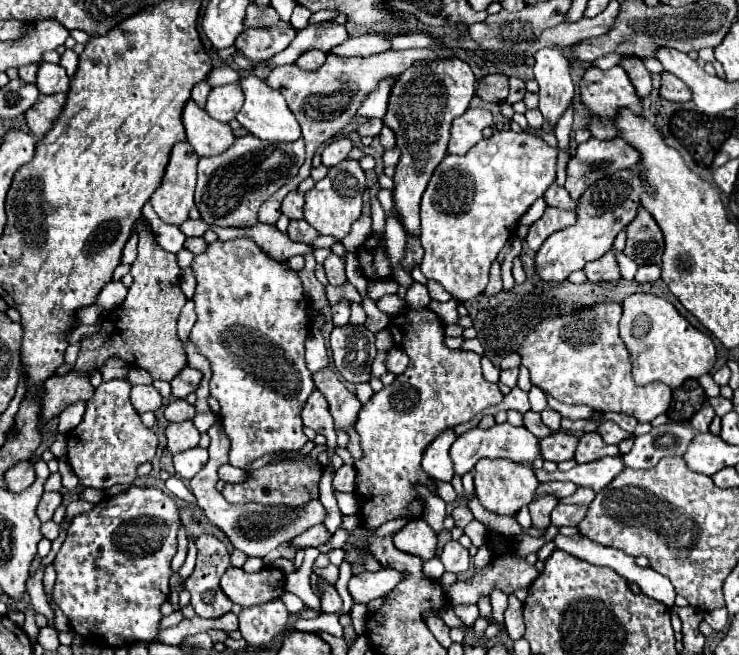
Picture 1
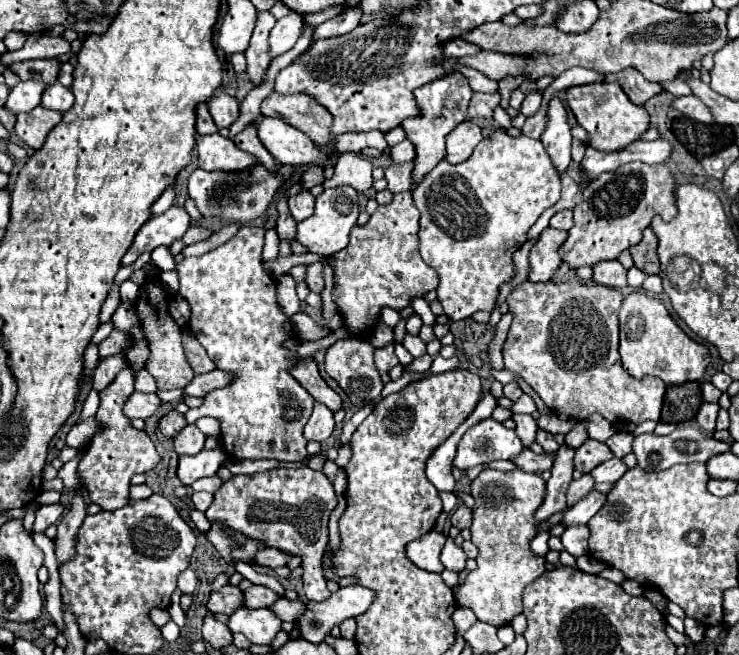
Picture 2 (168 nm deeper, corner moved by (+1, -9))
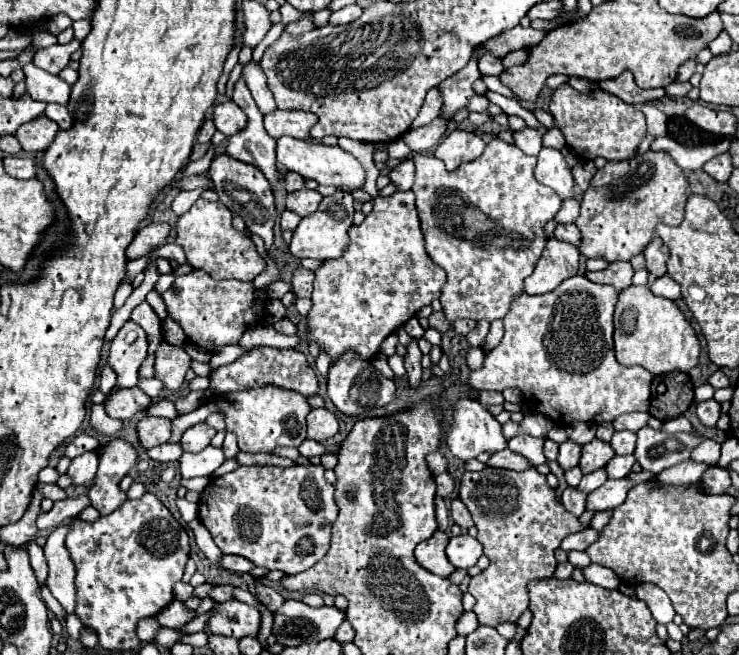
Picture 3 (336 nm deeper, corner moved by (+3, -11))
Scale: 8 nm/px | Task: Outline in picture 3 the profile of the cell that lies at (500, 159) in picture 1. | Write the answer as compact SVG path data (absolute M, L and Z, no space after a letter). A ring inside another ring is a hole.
M494 137L492 143L486 145L482 157L448 173L440 159L428 153L412 153L402 139L392 141L386 151L390 157L414 159L416 181L412 191L416 193L416 209L420 215L422 233L426 237L426 251L434 263L446 271L446 285L442 287L440 295L446 319L450 323L456 319L502 319L508 313L510 303L522 293L524 279L532 275L548 243L544 225L560 211L558 195L534 179L536 157L530 157L516 145L508 145Z

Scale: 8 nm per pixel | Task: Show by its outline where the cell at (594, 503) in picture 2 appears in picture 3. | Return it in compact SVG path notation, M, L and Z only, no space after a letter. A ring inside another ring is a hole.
M616 479L616 481L606 481L602 487L596 491L588 493L588 509L590 511L604 511L604 509L614 509L626 501L626 495L634 487L630 479Z

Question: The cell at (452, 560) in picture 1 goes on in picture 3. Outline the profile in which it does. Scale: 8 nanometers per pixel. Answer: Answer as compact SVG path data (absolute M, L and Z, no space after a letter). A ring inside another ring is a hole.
M458 535L458 537L450 539L450 543L446 547L446 555L454 567L470 569L472 565L476 565L478 557L482 555L482 545L476 537Z

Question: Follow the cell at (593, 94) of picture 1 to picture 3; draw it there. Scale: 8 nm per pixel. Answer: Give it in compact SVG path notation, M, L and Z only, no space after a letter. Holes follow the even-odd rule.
M562 85L552 93L548 109L566 137L566 145L574 149L580 159L604 157L606 161L624 161L636 153L640 141L646 137L644 113L602 89L580 93L570 85Z

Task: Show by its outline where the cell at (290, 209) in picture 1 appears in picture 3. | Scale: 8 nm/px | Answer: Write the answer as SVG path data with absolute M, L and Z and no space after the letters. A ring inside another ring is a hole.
M302 189L302 191L294 191L294 193L288 193L288 199L286 199L286 207L294 213L298 213L300 217L306 217L310 213L314 213L314 209L318 209L322 201L322 195L318 191L312 191L312 189Z

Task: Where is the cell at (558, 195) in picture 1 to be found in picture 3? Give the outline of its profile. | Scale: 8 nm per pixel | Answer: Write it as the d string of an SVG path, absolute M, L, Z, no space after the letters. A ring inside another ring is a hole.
M558 225L556 231L554 231L554 237L558 241L566 241L574 247L578 247L578 243L580 243L580 233L578 233L576 225Z

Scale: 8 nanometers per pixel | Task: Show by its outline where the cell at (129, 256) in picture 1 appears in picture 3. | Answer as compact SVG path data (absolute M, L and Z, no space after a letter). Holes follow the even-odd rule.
M150 223L138 229L138 235L134 235L134 243L130 243L128 247L128 259L136 259L152 253L154 247L158 247L168 239L168 233L170 227L166 223Z

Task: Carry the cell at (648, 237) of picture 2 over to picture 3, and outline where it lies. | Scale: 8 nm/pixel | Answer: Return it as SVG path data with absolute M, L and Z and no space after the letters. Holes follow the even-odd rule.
M654 237L654 241L648 243L646 249L642 251L644 257L646 257L646 269L648 269L648 273L650 273L652 277L662 277L662 275L666 275L666 261L668 261L668 257L670 257L668 251L670 251L670 249L668 249L668 247L662 243L662 239L658 239L658 237Z

